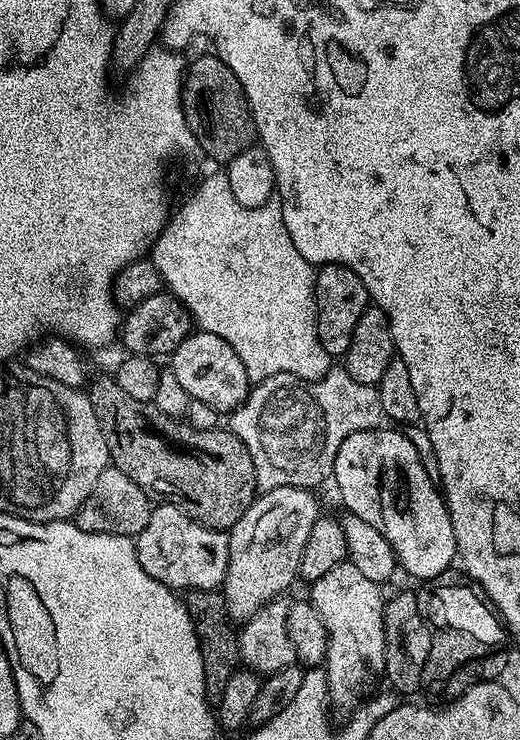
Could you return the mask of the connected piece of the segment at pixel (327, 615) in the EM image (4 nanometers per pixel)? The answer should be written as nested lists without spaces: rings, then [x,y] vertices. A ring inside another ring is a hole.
[[[345,562],[334,566],[322,578],[311,581],[312,596],[310,602],[318,610],[318,614],[326,626],[328,645],[322,665],[324,673],[328,675],[328,698],[333,705],[352,710],[357,707],[373,691],[376,679],[381,679],[384,671],[384,606],[386,603],[385,593],[381,585],[370,582],[366,574],[361,574],[358,566]]]

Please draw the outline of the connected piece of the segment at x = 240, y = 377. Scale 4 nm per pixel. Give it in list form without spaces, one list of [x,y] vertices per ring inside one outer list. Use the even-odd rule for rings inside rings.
[[[193,331],[192,335],[186,337],[172,351],[170,363],[174,378],[178,378],[188,397],[198,402],[206,402],[206,406],[214,406],[221,414],[228,414],[239,408],[250,391],[250,381],[246,366],[242,366],[242,358],[238,358],[230,342],[218,338],[218,334]]]

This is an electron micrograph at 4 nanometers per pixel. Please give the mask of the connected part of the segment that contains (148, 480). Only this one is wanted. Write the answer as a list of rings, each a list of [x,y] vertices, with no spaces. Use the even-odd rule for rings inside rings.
[[[111,375],[98,377],[92,388],[90,387],[88,397],[100,416],[111,463],[118,470],[122,470],[126,478],[138,482],[138,486],[149,497],[172,504],[202,526],[217,530],[230,530],[236,525],[238,518],[246,514],[246,510],[258,495],[256,471],[250,450],[242,446],[239,438],[227,427],[198,430],[183,419],[162,414],[162,410],[158,410],[155,403],[138,402],[138,398],[130,398],[130,394],[126,394],[126,390],[122,390],[122,386],[118,386],[118,382]]]

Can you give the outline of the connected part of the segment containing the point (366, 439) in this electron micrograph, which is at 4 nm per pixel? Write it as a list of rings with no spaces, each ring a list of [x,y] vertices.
[[[377,426],[350,434],[350,438],[338,446],[338,454],[332,463],[331,479],[336,480],[336,488],[344,499],[343,507],[362,518],[362,522],[370,522],[370,526],[374,526],[374,530],[378,530],[378,534],[390,542],[397,565],[403,571],[405,568],[410,575],[417,576],[417,581],[423,582],[453,567],[457,559],[454,526],[450,522],[448,505],[441,489],[433,476],[426,474],[423,469],[418,450],[411,445],[403,431],[384,427]]]

